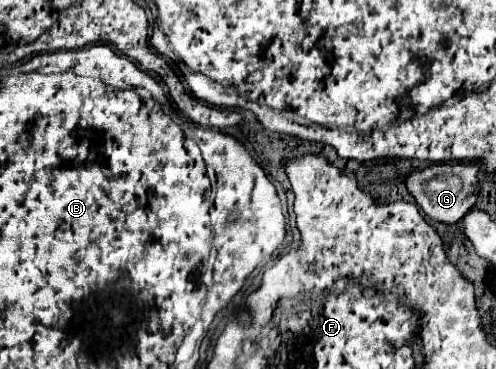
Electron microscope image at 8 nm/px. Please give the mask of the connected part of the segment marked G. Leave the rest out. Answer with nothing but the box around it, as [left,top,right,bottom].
[406,164,478,224]

